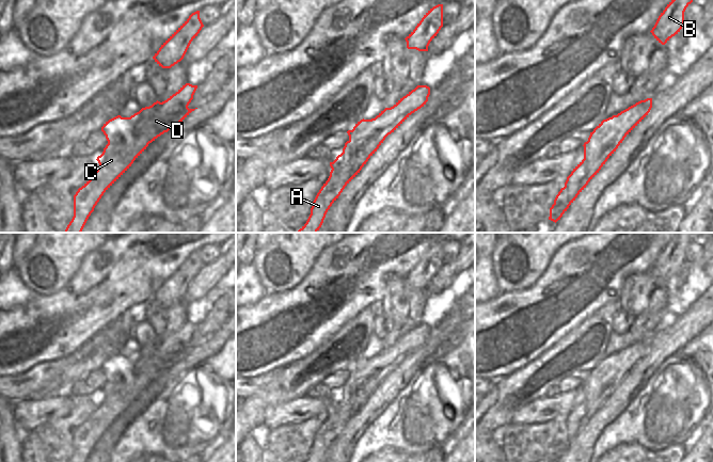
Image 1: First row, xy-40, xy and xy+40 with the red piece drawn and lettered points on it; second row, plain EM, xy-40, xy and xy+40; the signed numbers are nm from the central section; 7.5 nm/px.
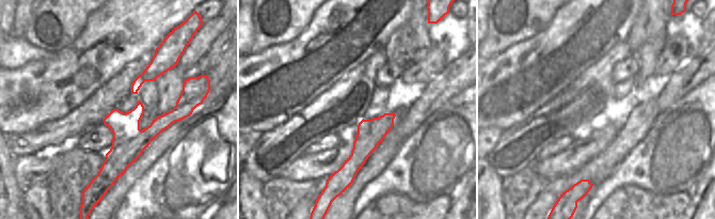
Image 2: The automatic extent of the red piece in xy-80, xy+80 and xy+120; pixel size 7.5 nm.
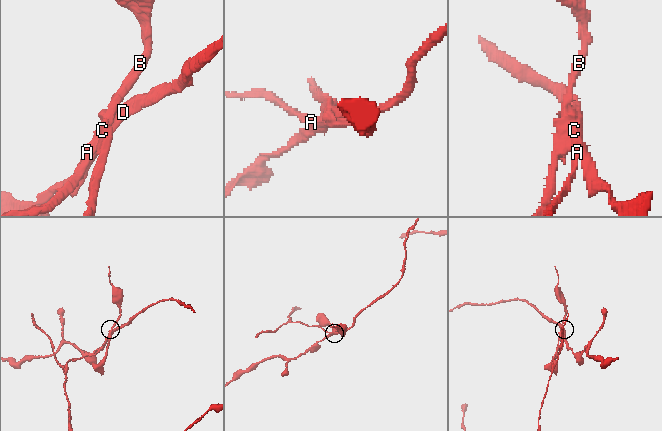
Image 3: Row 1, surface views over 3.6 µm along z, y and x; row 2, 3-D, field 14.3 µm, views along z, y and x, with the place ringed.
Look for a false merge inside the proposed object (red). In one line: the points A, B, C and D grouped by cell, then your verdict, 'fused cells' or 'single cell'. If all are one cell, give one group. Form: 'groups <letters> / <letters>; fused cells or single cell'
groups A C D / B; fused cells

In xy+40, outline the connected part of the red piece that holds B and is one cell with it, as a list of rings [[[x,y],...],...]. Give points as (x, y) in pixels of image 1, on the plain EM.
[[[678,233],[667,243],[650,270],[659,282],[665,284],[680,271],[684,264],[684,251],[692,241],[692,233]]]

